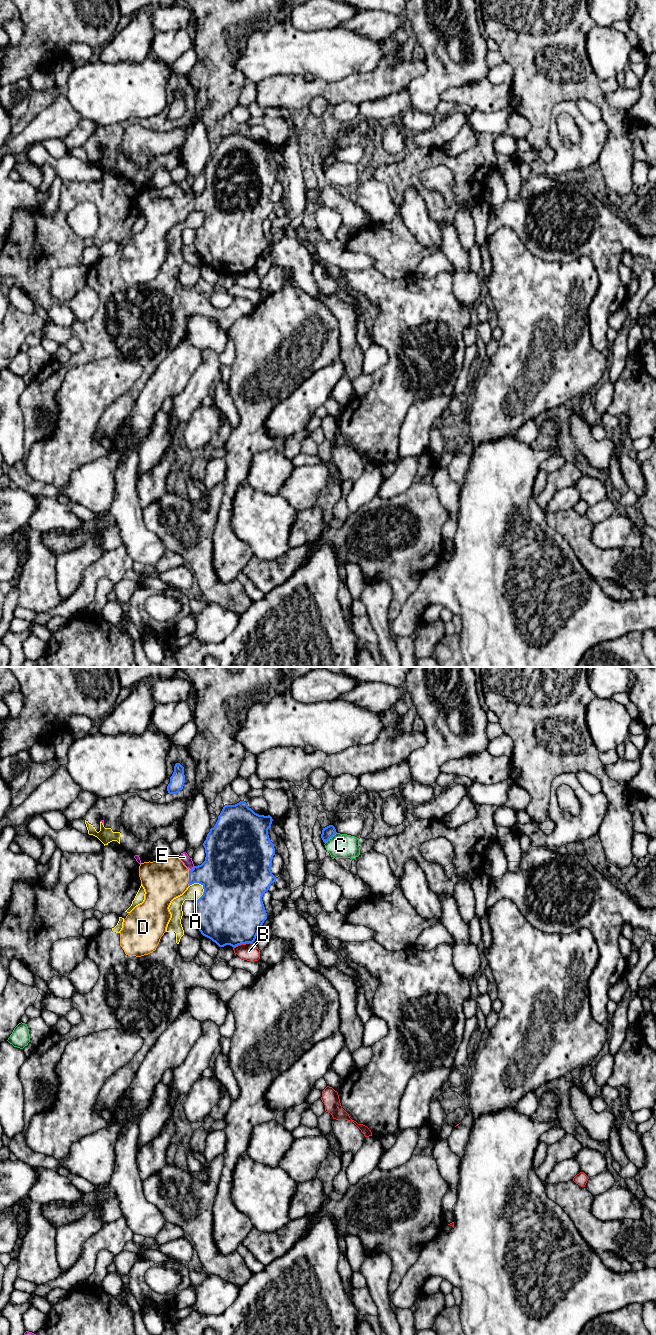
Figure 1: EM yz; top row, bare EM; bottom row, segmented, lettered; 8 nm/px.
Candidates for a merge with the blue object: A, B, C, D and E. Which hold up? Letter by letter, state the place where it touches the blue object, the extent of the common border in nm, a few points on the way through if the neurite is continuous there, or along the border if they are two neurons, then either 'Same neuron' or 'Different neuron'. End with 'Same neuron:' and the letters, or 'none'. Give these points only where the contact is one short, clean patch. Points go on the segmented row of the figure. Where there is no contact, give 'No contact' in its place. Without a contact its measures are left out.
A: Touches blue at yz (204, 890). Shared border 160 nm. Different neuron
B: Touches blue at yz (242, 943). Shared border 170 nm. Boundary: yz (252, 942), (238, 944), (233, 947). Different neuron
C: Touches blue at yz (330, 837). Shared border 130 nm. Boundary: yz (336, 832), (325, 843). Different neuron
D: Touches blue at yz (189, 878). Shared border 120 nm. Path across: yz (220, 875), (195, 875), (189, 878), (169, 878), (163, 881). Same neuron
E: Touches blue at yz (192, 869). Shared border 60 nm. Different neuron
Same neuron: D

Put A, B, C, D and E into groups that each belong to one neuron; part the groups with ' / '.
A / B / C / D / E

